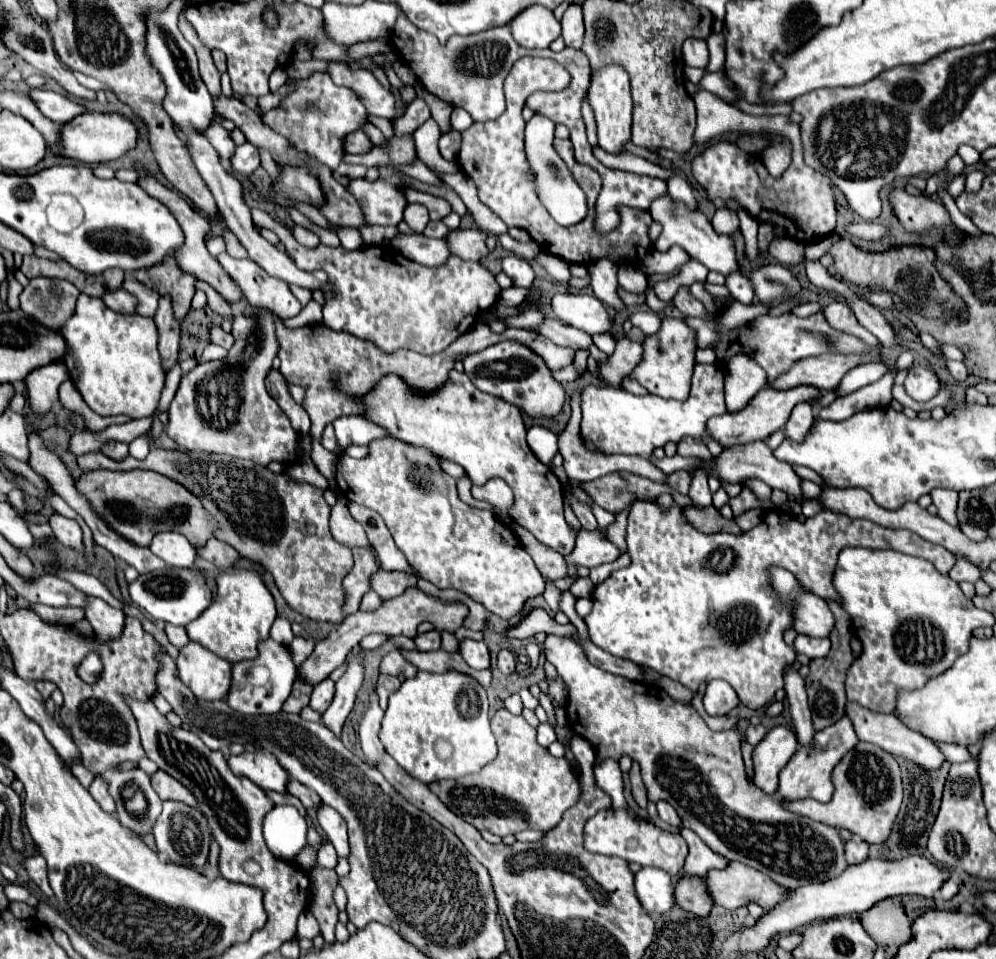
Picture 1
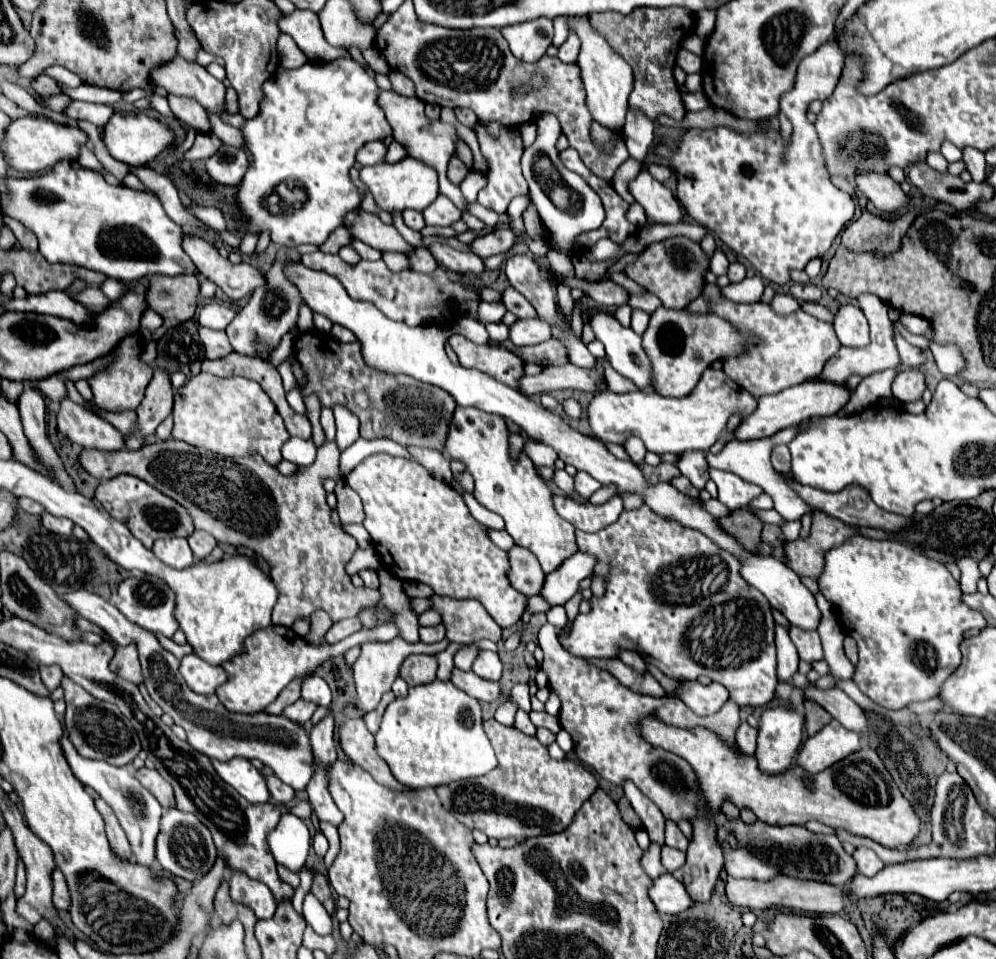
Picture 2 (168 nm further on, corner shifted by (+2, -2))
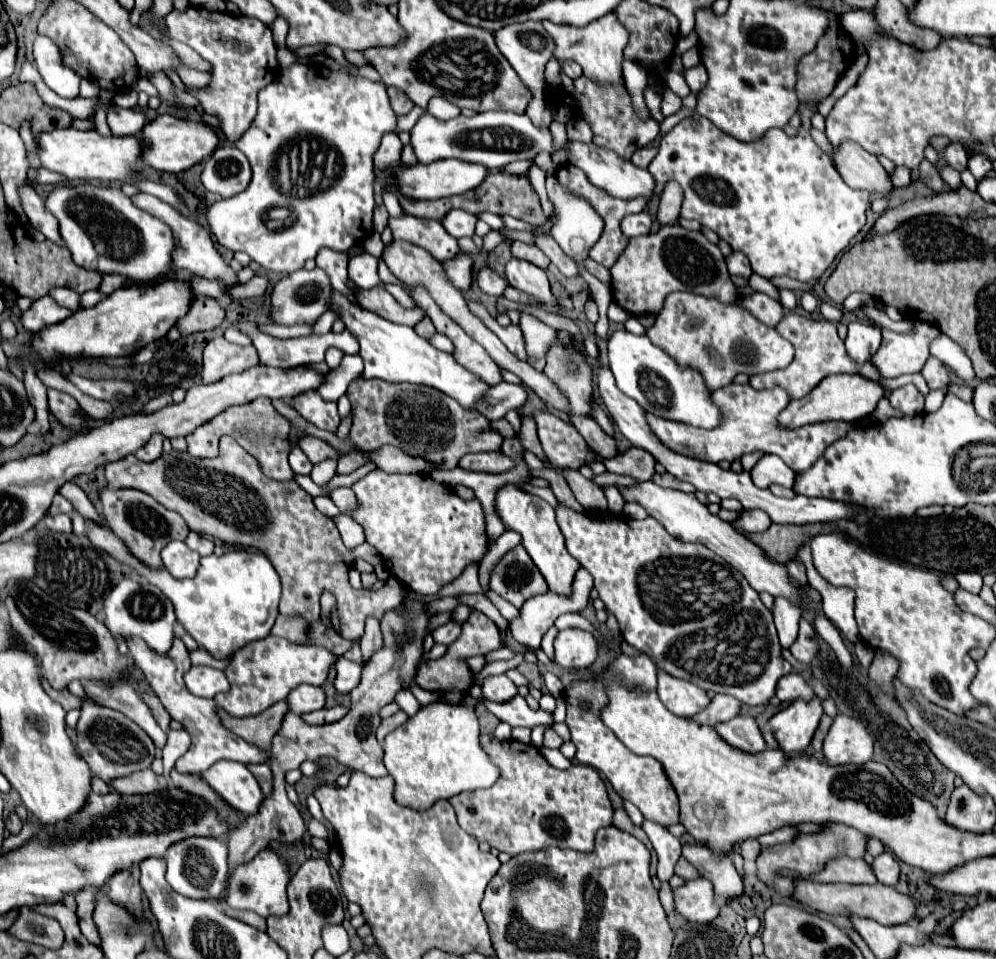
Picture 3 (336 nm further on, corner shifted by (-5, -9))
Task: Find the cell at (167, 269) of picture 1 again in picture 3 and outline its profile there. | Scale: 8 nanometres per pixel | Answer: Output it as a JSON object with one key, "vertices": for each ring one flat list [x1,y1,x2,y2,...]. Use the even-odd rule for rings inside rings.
{"vertices":[[204,297,204,301,194,299,190,303,188,313,176,323,180,335,190,335,196,331,208,331,218,327,224,321,224,309,212,297]]}

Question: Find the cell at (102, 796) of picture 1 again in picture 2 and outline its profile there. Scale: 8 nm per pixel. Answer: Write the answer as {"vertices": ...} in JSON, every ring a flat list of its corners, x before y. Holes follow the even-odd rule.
{"vertices":[[97,800,97,810,101,812,103,820,105,820,105,832,107,832,107,840,109,840,109,846,113,850,113,854,119,858,119,860,133,860,131,856,131,848,129,848,129,840,125,836,125,832,121,830,121,824,119,820,115,818,111,806,105,802,105,800]]}

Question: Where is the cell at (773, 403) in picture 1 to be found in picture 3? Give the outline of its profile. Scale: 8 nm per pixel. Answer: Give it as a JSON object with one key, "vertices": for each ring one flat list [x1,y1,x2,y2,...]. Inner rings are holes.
{"vertices":[[830,375,824,381,820,381,820,385,816,385,816,389,808,393,808,397,788,403,788,407,780,411,778,425,804,427,804,425,814,425,824,421,842,421,842,419,856,421,870,415,876,409,876,403,880,401,880,397,884,397,884,389,874,381,868,381,860,375]]}

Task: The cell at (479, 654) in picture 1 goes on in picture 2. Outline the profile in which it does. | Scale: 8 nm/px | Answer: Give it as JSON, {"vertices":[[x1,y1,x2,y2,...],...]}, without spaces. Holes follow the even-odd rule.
{"vertices":[[483,650,475,664,473,664,473,672,483,678,483,680,491,680,491,682,497,682,501,678,501,660,495,652,489,652,489,650]]}

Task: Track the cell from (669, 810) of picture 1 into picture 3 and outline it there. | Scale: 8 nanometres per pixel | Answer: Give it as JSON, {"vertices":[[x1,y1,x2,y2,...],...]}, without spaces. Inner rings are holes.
{"vertices":[[690,843,682,845,682,857,690,861,698,869,700,875,712,881,714,891,720,897,730,899,730,897,742,895,744,891,742,877,738,875,738,871,734,869,728,857,714,857,706,847,690,845]]}

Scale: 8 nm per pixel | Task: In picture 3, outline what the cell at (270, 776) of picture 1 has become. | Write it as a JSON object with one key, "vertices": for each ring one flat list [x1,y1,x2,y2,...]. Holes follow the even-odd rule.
{"vertices":[[218,761,208,771,204,771,202,777,224,801,228,801,228,805,240,809,244,815,256,813,264,801,256,777,252,777,244,763]]}

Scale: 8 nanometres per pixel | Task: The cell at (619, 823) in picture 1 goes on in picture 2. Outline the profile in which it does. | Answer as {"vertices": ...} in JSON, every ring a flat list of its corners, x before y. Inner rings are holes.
{"vertices":[[663,846,661,850,661,862,663,866,667,868,667,872,673,872,677,870,681,864,685,864,685,854,675,850,675,848,669,848,669,846]]}

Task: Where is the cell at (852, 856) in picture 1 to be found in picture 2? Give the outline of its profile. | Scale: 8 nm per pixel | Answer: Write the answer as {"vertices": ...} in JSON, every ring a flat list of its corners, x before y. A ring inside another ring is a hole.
{"vertices":[[865,846,857,848,855,854,853,854,853,858,857,860,859,872,861,872,863,876,875,876,875,874,885,866,885,864,881,862,881,858,879,858,871,848,865,848]]}

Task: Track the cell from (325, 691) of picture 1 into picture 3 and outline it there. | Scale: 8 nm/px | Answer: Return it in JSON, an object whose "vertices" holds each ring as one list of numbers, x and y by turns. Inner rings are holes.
{"vertices":[[298,685,288,695,288,703,290,703,290,711,292,713,302,715,302,713,308,713,308,711,322,709,326,705,326,693,324,693,322,687]]}

